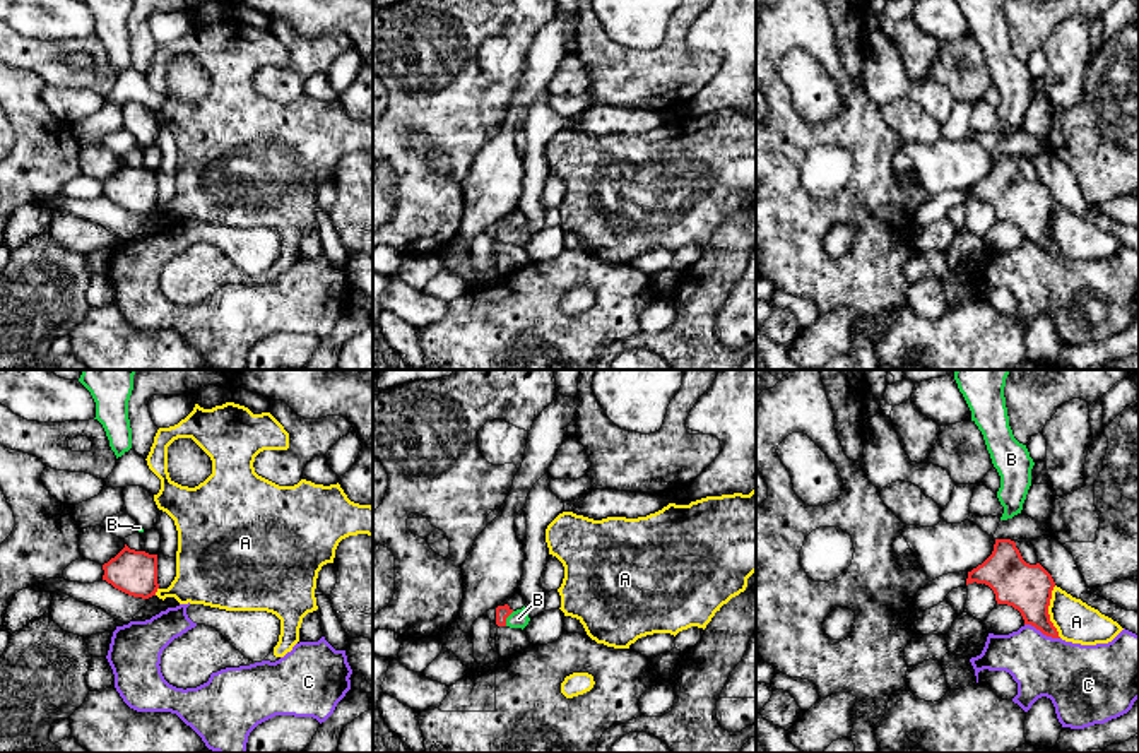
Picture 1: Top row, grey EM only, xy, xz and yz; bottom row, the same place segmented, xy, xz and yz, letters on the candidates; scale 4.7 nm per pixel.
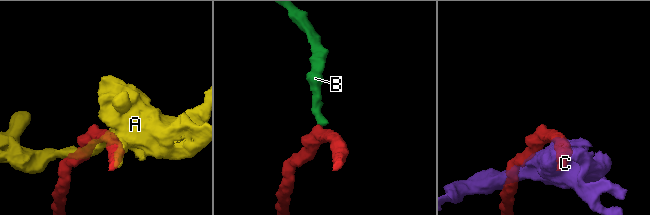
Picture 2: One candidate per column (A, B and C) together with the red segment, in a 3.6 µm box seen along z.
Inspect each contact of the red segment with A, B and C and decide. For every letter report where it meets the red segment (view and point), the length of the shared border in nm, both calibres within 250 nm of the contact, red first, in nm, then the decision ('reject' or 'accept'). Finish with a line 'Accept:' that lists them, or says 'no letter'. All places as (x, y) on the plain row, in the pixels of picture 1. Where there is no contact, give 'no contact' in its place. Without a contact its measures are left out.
A: meets red in yz at (1047, 228); contact 260 nm long; 220 nm thick on the red side, 200 nm on the other; reject
B: meets red in xz at (507, 233); contact 80 nm long; 60 nm thick on the red side, 90 nm on the other; accept
C: meets red in yz at (1042, 249); contact 180 nm long; 220 nm thick on the red side, 300 nm on the other; reject
Accept: B

